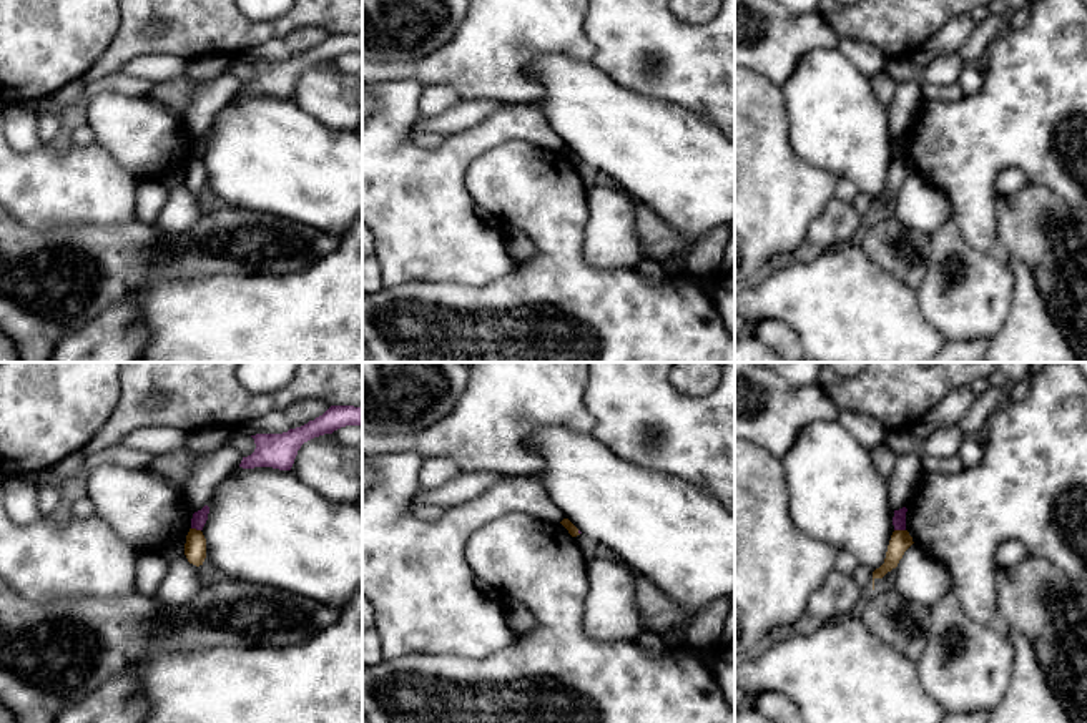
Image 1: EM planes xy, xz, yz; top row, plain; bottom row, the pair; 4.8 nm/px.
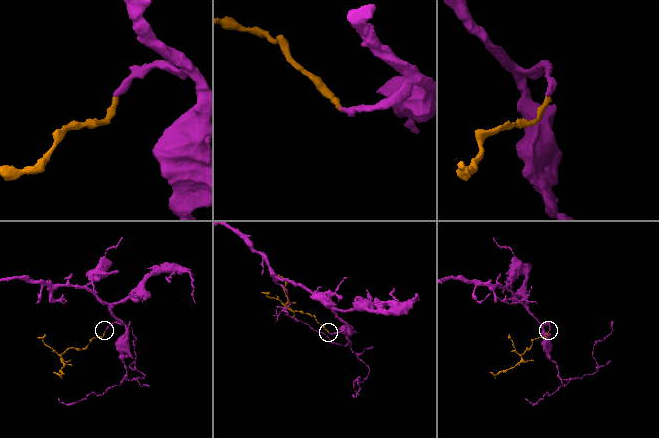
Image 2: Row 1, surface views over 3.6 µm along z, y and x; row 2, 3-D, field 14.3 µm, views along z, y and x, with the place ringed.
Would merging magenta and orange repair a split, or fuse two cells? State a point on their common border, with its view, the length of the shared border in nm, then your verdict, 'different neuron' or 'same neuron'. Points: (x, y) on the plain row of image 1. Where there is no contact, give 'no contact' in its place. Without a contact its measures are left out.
yz (900, 157) | 60 nm | different neuron

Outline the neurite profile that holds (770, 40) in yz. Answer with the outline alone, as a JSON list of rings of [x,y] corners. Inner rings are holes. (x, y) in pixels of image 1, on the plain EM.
[[[735,0],[735,63],[781,86],[799,58],[816,48],[838,48],[841,37],[818,13],[791,13],[775,0]]]

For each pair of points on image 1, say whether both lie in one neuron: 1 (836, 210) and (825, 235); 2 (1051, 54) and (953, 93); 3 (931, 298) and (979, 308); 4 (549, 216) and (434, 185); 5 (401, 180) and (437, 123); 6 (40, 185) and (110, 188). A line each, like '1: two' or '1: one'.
1: one
2: two
3: one
4: two
5: two
6: one

